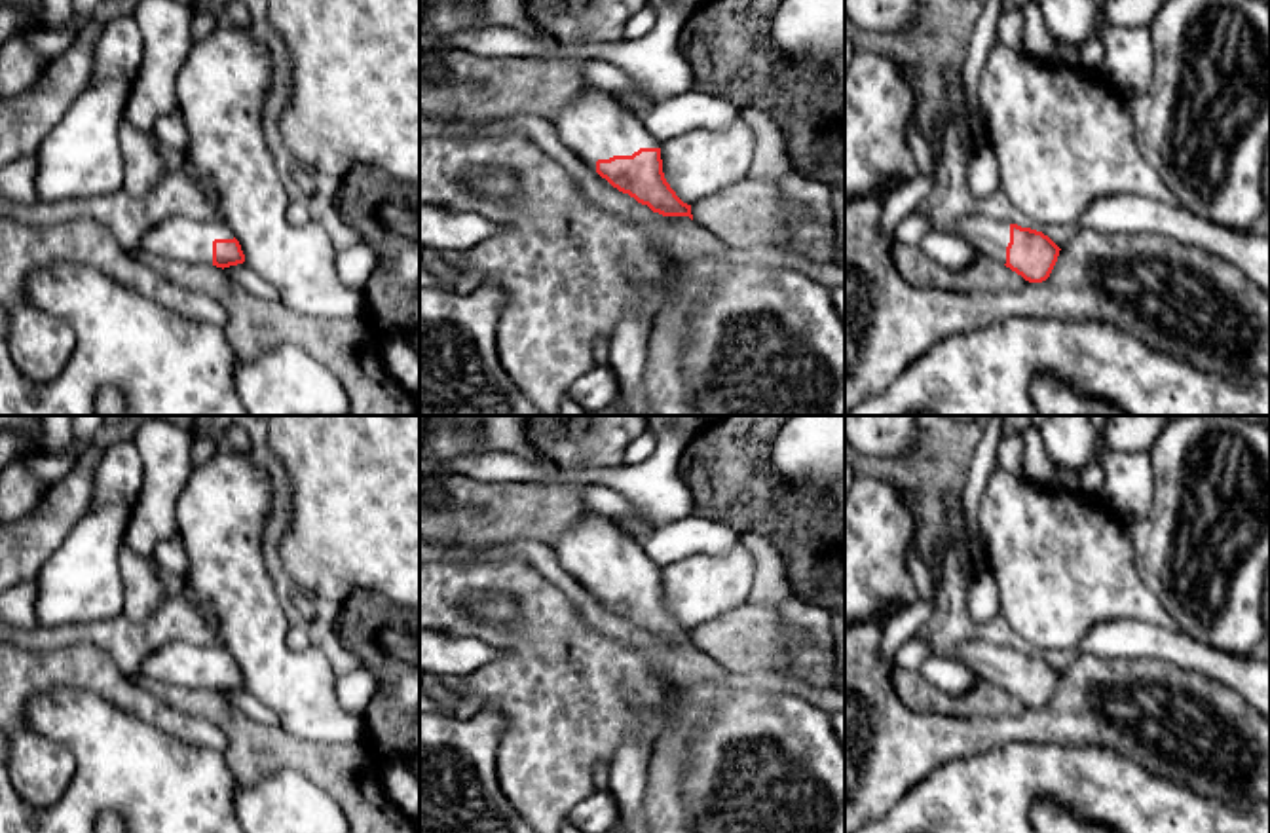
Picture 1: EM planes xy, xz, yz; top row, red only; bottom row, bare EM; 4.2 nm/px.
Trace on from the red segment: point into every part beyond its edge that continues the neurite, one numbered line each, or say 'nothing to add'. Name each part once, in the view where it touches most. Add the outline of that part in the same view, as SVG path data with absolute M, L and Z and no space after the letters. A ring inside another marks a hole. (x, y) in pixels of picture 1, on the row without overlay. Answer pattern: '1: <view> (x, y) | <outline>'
1: xz (593, 549) | M588 510L552 546L564 569L596 596L598 584L632 581L640 573L661 573L644 545L619 529L607 516Z

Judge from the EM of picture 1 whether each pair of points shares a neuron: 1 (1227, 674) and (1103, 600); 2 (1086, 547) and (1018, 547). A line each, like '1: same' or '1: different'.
1: different
2: same

